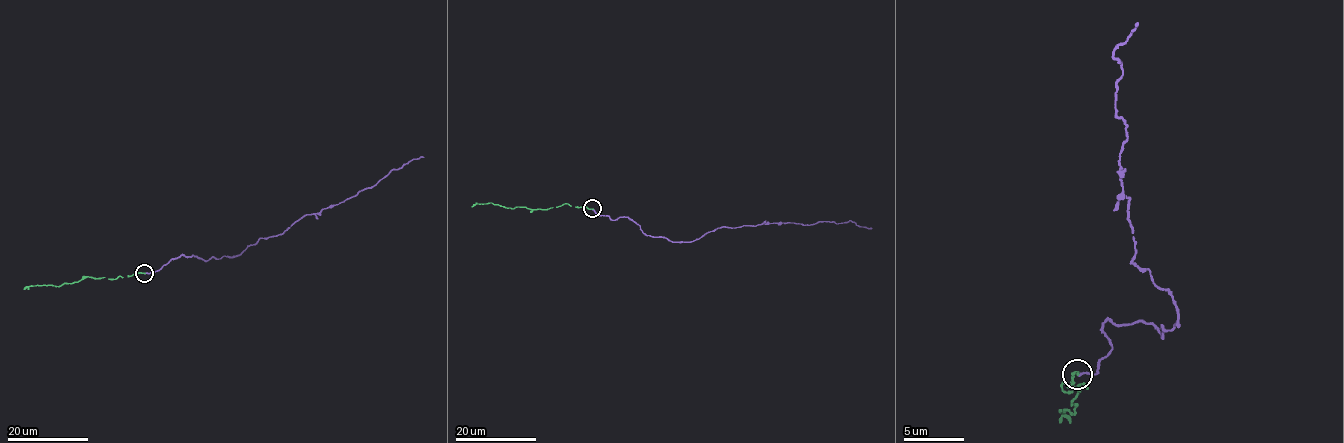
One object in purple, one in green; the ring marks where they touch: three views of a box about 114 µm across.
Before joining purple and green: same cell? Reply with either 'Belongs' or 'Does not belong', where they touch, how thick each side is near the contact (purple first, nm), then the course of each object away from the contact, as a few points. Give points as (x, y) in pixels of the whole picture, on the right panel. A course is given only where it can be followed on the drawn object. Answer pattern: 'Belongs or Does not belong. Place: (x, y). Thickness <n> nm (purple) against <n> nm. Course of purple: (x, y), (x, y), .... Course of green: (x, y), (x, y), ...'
Belongs. Place: (1077, 374). Thickness 200 nm (purple) against 150 nm. Course of purple: (1078, 373), (1111, 349), (1108, 319), (1163, 337), (1178, 325), (1132, 261), (1120, 179), (1114, 52), (1135, 25). Course of green: (1078, 373), (1072, 385), (1063, 382), (1063, 388), (1078, 385), (1075, 413), (1060, 410), (1072, 422)

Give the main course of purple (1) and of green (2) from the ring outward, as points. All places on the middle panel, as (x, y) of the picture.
1: (592, 209), (672, 242), (772, 223), (872, 228)
2: (592, 209), (567, 204), (548, 209), (507, 208), (491, 203), (472, 207)

